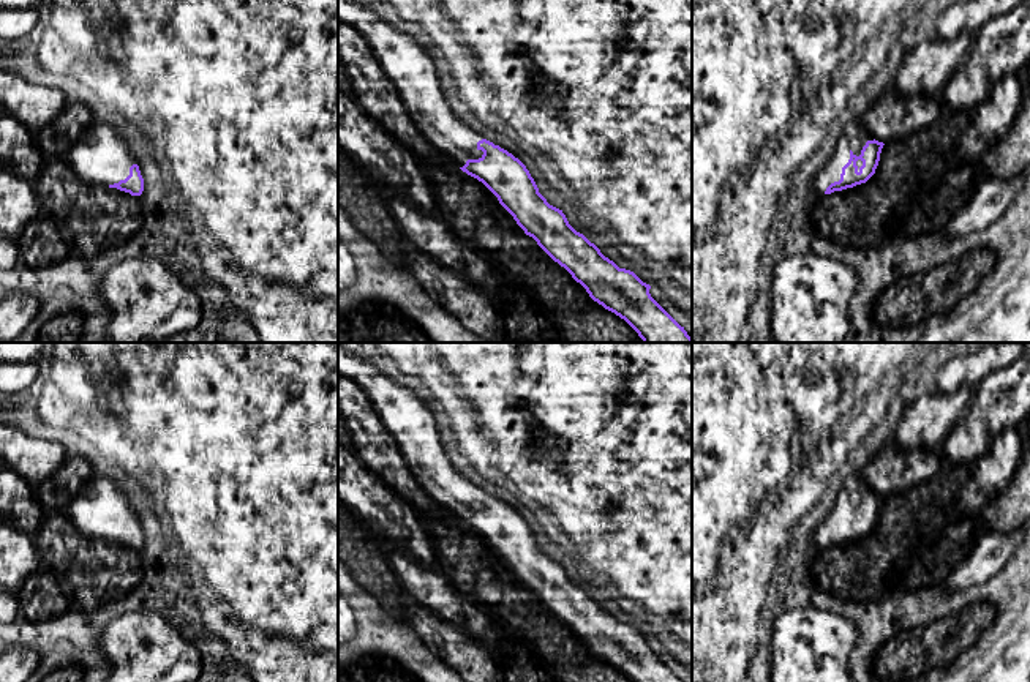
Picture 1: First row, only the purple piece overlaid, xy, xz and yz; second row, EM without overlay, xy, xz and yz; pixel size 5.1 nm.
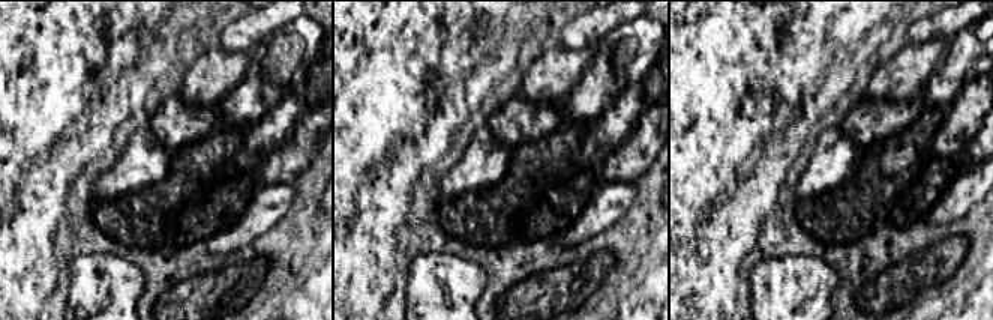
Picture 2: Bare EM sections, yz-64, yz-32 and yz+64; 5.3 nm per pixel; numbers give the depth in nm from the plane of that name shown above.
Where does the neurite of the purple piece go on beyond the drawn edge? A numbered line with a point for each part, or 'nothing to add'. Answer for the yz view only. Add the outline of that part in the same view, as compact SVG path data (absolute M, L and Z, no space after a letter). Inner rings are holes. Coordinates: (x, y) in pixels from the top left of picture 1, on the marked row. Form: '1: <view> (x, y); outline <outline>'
1: yz (855, 136); outline M859 120L850 122L845 126L829 161L810 180L810 186L817 193L817 196L825 196L826 188L831 183L840 180L842 167L848 163L850 155L853 153L859 156L867 141L874 141L874 137L866 131L866 128L859 123Z

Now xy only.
1: xy (100, 157); outline M101 122L88 125L65 155L74 174L87 183L109 186L125 180L134 159L117 131Z

